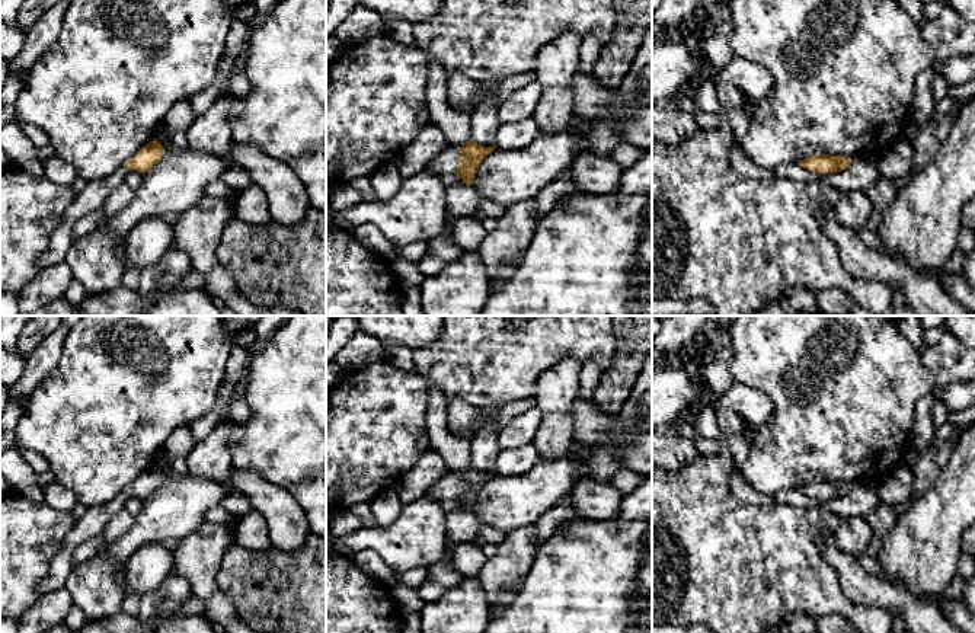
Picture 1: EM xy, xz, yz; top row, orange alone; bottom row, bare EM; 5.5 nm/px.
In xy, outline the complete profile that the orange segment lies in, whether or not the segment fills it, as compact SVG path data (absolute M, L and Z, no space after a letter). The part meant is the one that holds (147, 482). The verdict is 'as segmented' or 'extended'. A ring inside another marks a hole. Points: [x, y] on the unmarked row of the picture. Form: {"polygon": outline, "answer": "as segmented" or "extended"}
{"polygon": "M154 464L144 473L141 473L137 480L128 486L124 492L130 496L137 496L140 499L148 498L163 482L166 476L163 471Z", "answer": "as segmented"}

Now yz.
{"polygon": "M821 480L806 483L797 487L797 490L813 499L837 499L845 496L850 492L850 487L851 485L847 482Z", "answer": "as segmented"}

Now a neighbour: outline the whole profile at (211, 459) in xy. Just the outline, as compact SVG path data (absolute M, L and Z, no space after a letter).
M224 416L186 455L188 474L230 486L231 453L228 447L234 423Z

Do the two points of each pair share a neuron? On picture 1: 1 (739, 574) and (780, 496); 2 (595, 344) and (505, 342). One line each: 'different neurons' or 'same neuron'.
1: different neurons
2: same neuron

